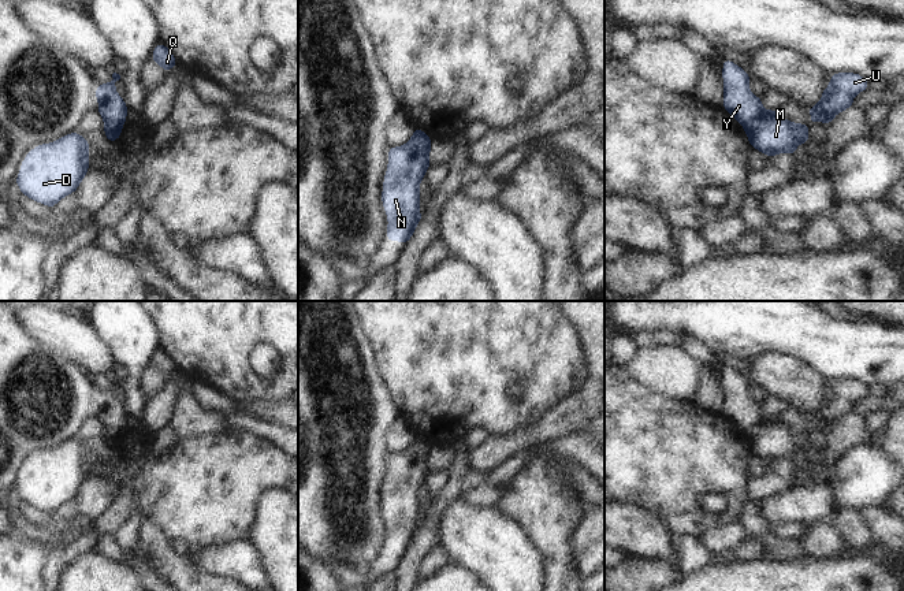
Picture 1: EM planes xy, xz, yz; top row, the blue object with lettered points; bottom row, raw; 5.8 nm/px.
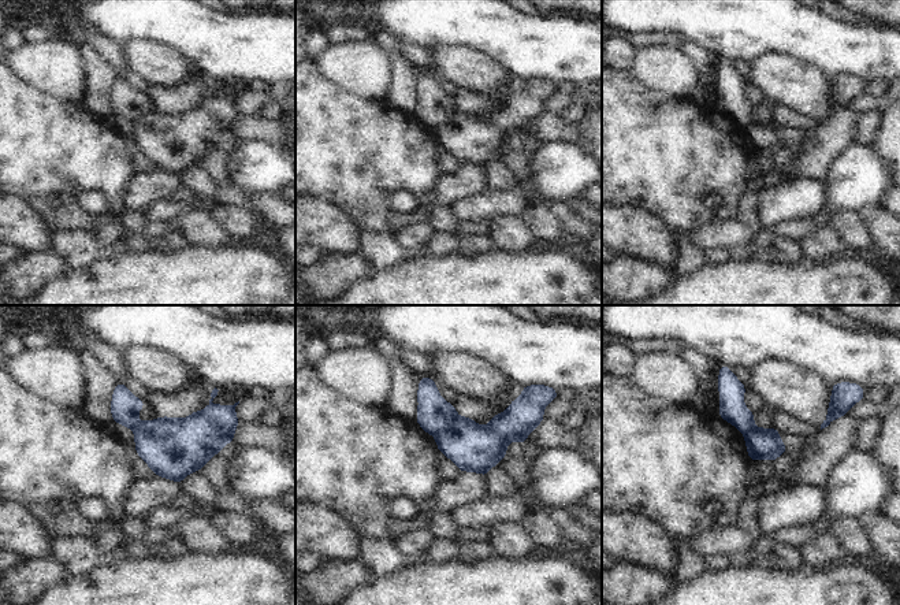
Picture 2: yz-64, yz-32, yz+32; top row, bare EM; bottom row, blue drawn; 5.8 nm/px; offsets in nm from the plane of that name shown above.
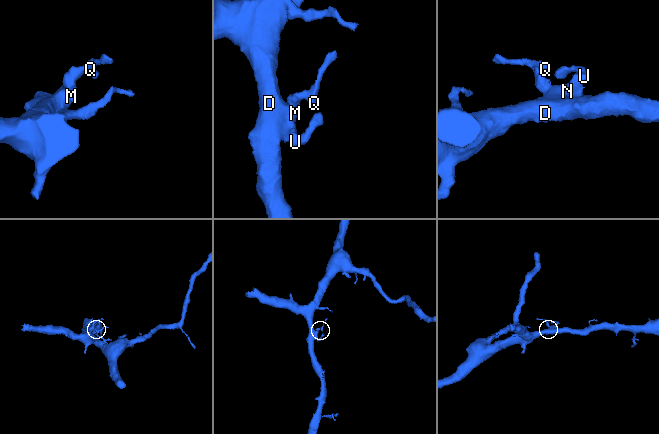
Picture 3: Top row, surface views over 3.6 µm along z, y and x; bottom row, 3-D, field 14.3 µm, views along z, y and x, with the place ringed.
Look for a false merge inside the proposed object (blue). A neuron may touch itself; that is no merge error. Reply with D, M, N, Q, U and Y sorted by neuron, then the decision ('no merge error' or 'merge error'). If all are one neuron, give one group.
D M N U / Q Y; merge error

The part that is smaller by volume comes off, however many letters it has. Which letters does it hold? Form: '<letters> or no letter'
Q, Y

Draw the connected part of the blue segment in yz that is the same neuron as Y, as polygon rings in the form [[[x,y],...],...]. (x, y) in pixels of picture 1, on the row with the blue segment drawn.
[[[722,59],[723,101],[722,107],[743,127],[760,112],[763,98],[749,90],[749,73],[730,59]]]

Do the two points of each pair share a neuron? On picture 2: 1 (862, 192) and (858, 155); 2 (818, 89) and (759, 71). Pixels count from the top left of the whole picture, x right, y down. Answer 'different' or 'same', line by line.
1: same
2: same

